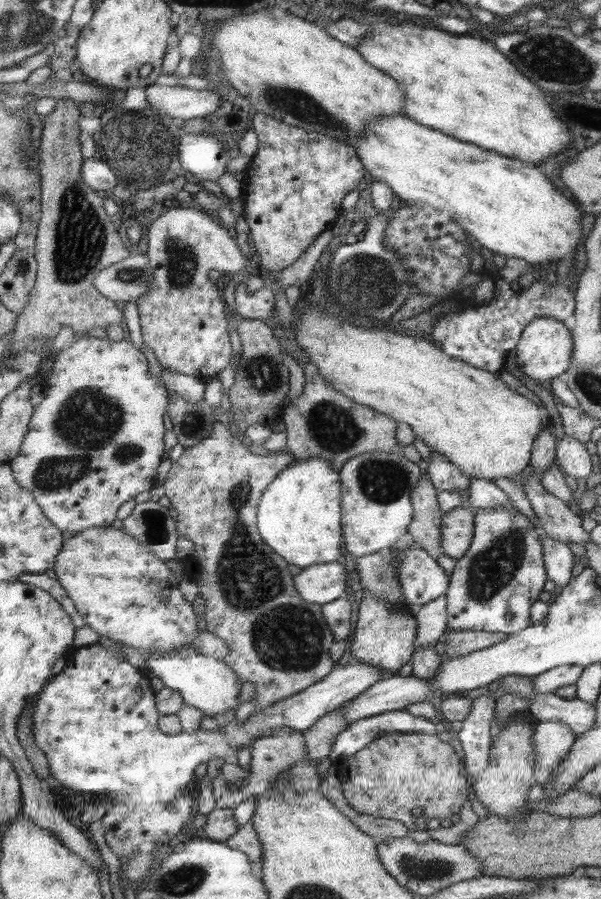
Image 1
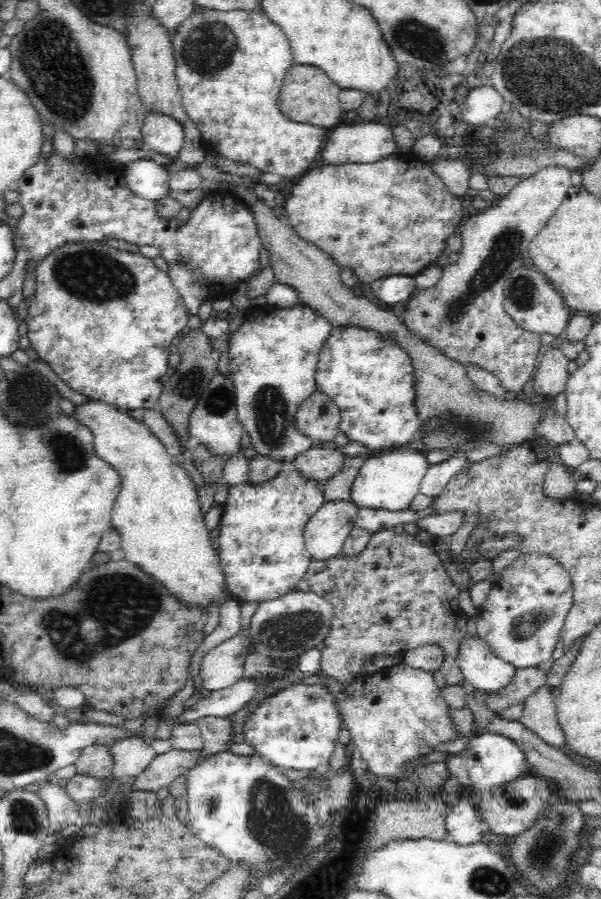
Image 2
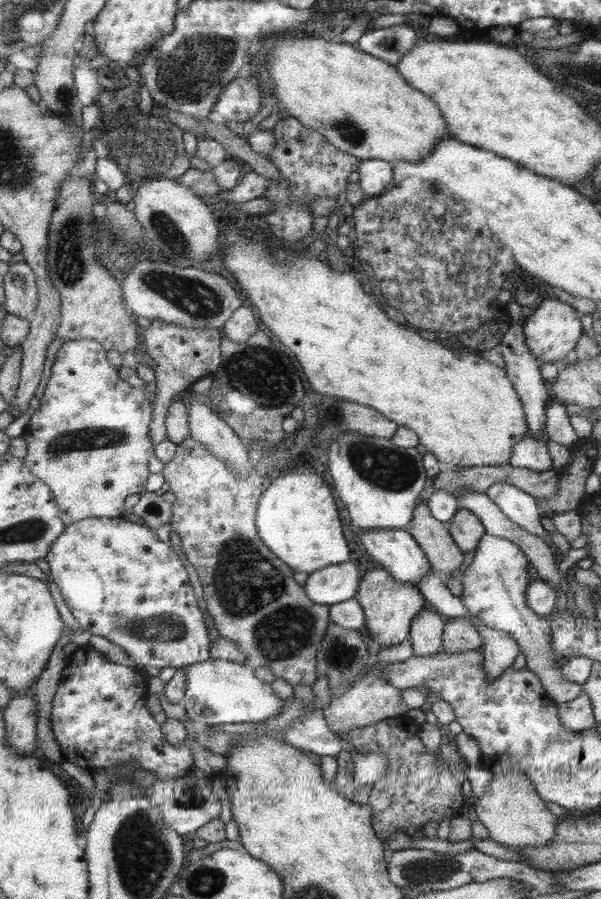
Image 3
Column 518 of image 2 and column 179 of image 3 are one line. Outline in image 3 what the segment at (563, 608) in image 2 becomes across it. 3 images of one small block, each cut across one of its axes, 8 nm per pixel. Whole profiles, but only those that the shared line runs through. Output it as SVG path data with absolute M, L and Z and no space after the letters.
M123 516L85 518L67 525L45 559L50 567L49 576L57 584L78 624L87 632L119 645L136 662L136 667L181 669L203 662L209 656L207 630L201 610L197 610L187 570L179 556L167 544L159 542L151 529L137 526Z

